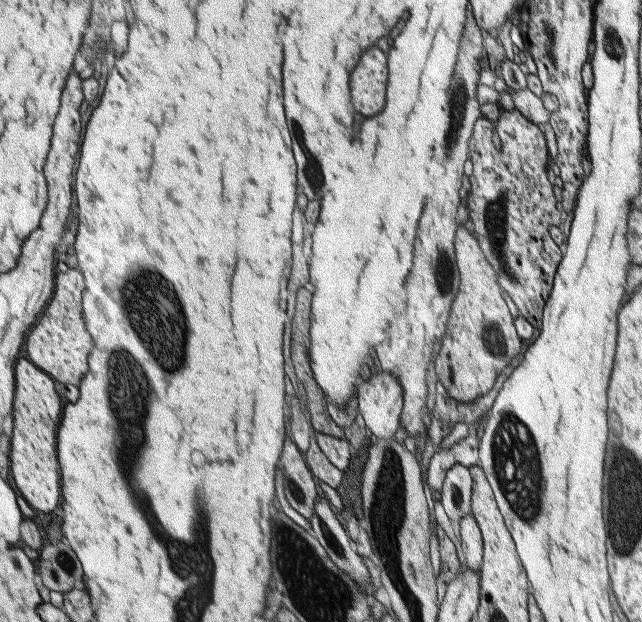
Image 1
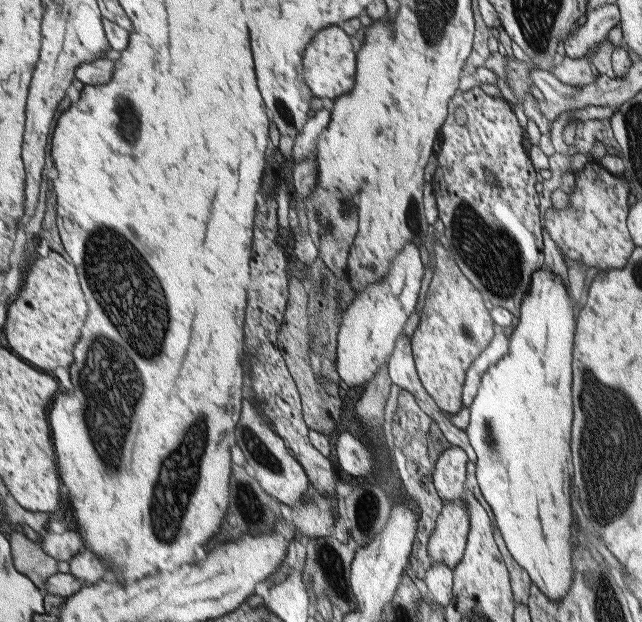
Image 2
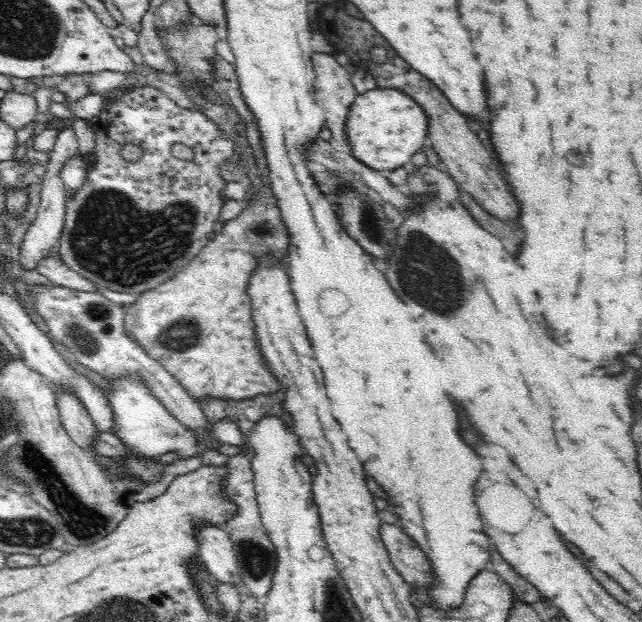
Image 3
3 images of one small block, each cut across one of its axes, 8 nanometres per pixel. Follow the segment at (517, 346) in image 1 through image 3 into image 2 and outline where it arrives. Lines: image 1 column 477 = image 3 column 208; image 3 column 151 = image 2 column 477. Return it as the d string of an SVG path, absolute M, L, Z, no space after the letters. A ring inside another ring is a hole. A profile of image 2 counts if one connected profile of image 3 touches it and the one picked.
M434 244L436 268L430 282L420 323L411 337L412 354L418 376L426 392L446 414L462 408L462 384L472 361L492 341L495 322L484 304L484 295L458 270L444 246Z

